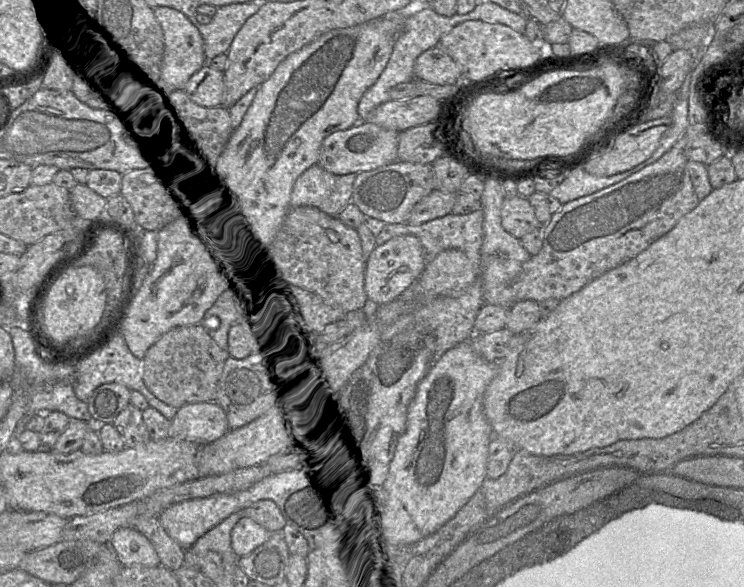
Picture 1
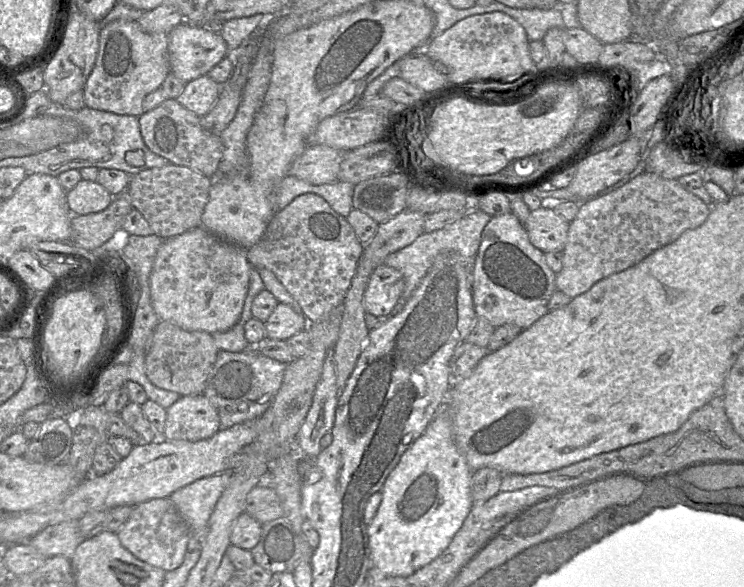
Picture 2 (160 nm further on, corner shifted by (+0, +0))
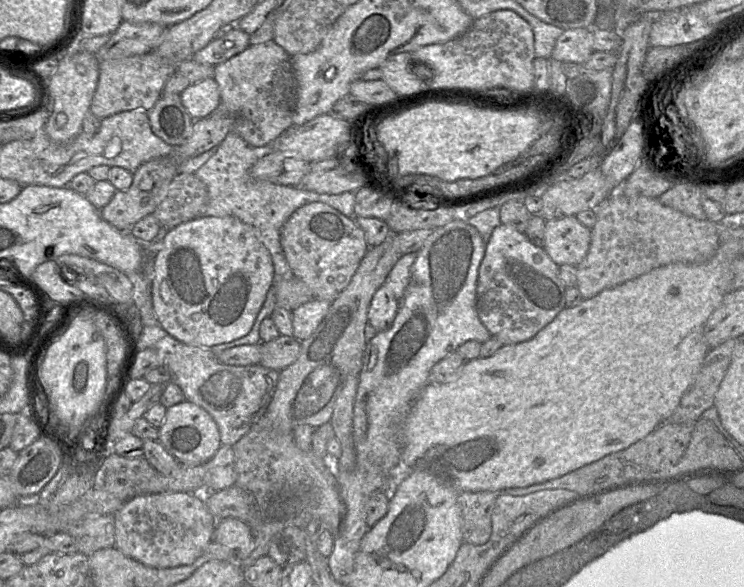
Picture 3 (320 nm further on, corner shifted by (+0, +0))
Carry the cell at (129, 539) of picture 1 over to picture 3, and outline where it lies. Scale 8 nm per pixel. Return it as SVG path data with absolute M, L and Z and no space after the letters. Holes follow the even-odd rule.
M159 492L126 501L114 514L115 547L124 555L153 568L191 565L213 540L217 519L209 512L203 494Z

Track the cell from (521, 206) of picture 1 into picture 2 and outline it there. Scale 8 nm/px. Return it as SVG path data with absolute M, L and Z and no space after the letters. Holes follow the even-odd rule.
M540 207L530 212L524 224L532 245L543 253L562 252L568 239L570 222L553 207Z

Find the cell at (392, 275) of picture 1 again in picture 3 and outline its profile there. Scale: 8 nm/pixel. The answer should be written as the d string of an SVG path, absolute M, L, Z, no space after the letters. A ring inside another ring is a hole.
M383 284L374 294L368 309L368 322L378 331L391 328L399 309L397 299L389 287Z

